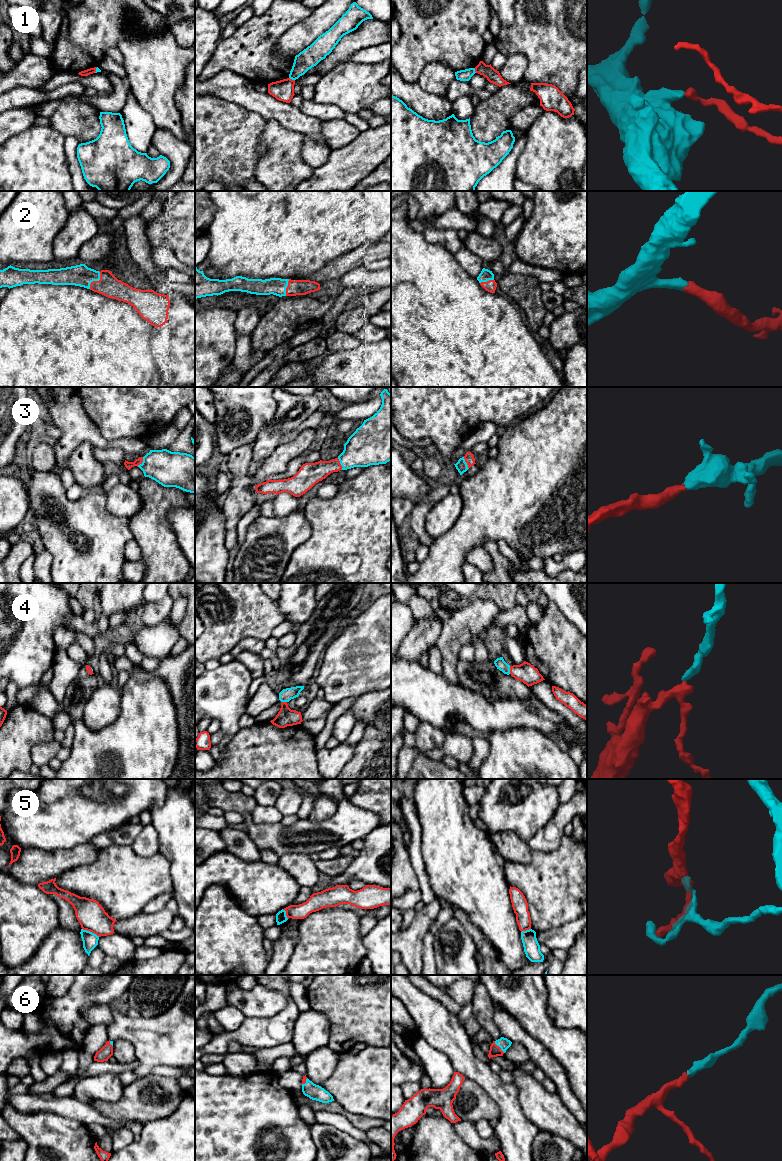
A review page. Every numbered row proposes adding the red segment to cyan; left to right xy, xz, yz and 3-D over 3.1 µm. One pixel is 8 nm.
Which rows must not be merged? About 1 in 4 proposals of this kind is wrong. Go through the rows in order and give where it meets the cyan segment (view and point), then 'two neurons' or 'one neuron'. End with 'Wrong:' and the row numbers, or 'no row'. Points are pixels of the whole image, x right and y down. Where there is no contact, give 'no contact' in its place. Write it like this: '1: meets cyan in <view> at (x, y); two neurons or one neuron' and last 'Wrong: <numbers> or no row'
1: meets cyan in xz at (292, 79); two neurons
2: meets cyan in xy at (96, 280); one neuron
3: meets cyan in xy at (142, 462); one neuron
4: meets cyan in yz at (509, 670); one neuron
5: meets cyan in xy at (91, 932); two neurons
6: meets cyan in yz at (499, 1046); one neuron
Wrong: 1, 5

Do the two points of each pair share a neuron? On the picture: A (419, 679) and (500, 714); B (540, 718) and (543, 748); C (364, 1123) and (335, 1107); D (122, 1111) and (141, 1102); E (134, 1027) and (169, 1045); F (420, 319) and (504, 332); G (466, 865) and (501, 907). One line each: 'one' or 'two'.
A: one
B: two
C: one
D: one
E: one
F: one
G: one

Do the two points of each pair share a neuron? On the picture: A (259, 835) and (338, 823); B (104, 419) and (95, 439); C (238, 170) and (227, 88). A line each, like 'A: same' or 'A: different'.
A: same
B: different
C: different

